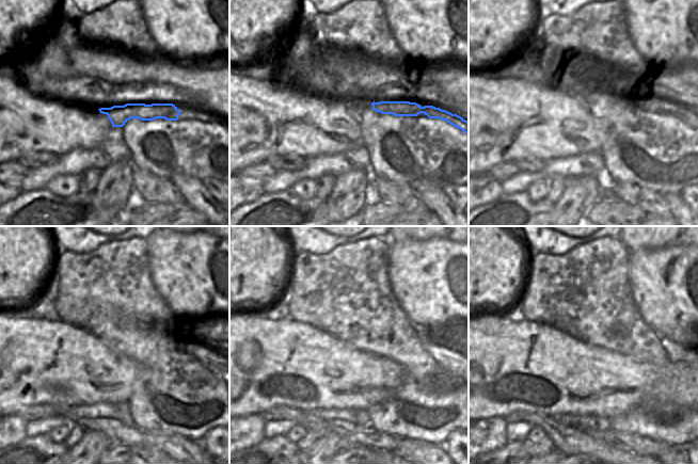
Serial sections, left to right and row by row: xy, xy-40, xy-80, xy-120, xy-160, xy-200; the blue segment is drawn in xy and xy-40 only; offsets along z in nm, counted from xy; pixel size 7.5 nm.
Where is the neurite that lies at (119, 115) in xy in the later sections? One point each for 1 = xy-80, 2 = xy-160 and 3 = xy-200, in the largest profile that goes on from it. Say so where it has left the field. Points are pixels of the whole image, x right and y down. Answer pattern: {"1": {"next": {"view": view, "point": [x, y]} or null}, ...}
{"1": {"next": {"view": "xy-80", "point": [685, 114]}}, "2": {"next": {"view": "xy-160", "point": [446, 355]}}, "3": {"next": {"view": "xy-200", "point": [676, 352]}}}

